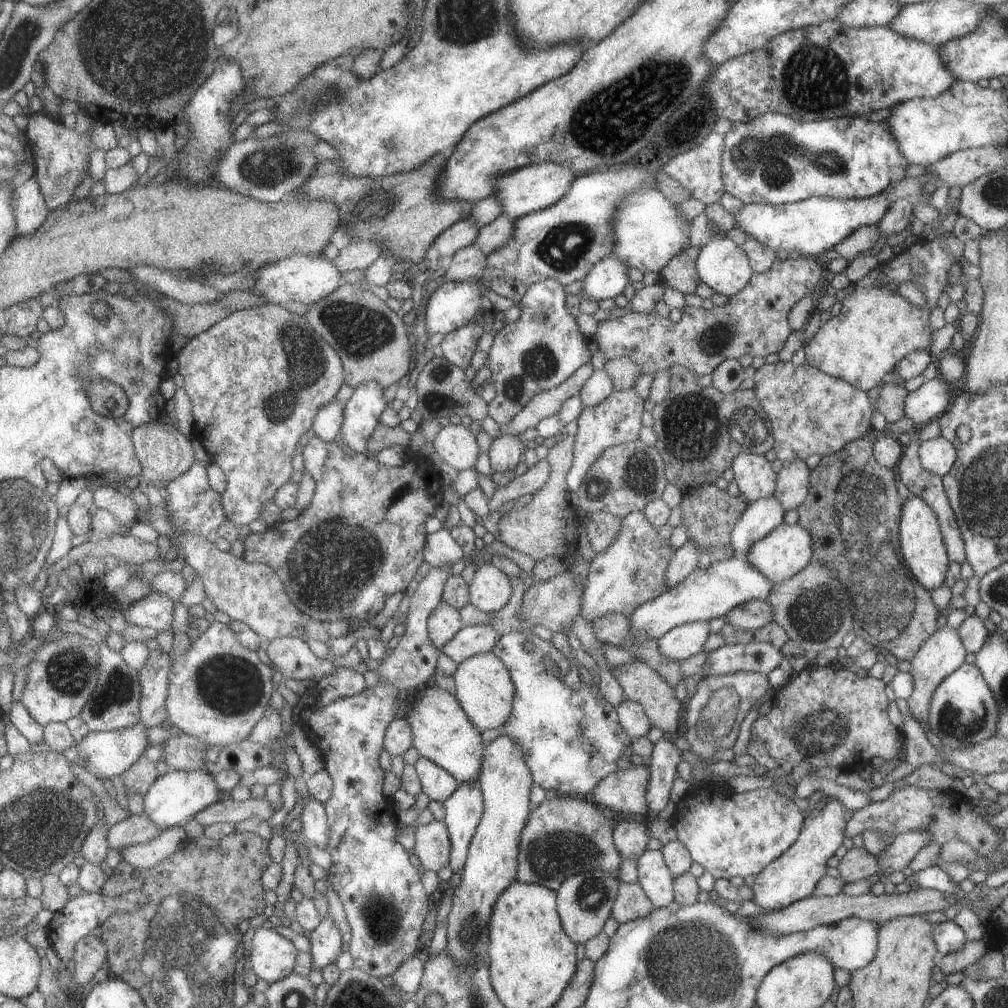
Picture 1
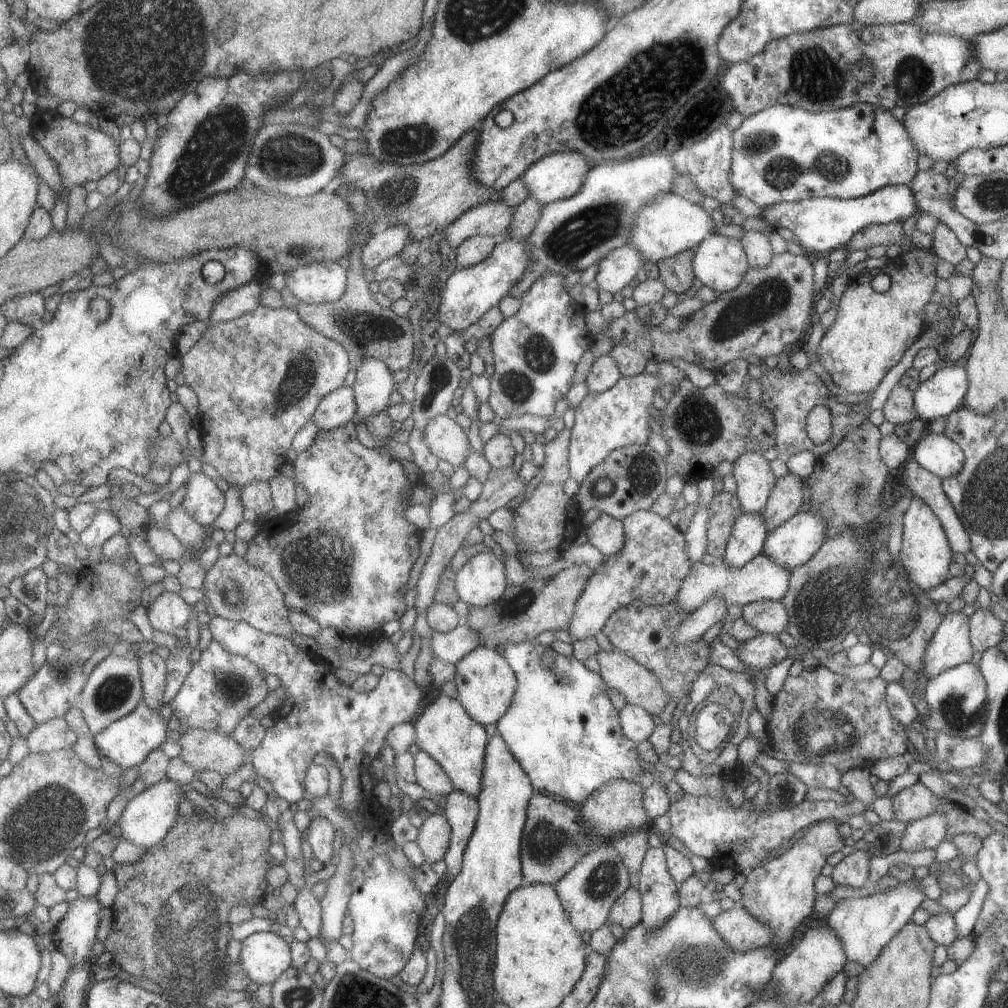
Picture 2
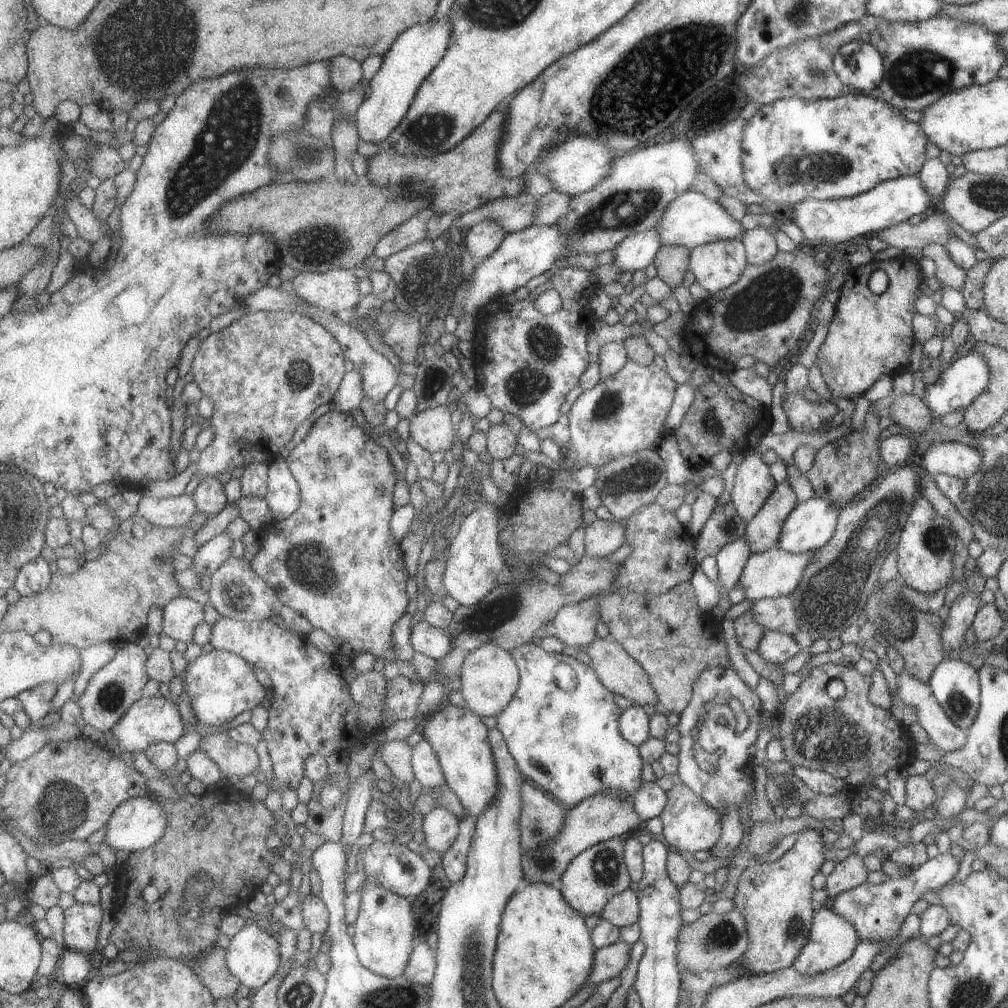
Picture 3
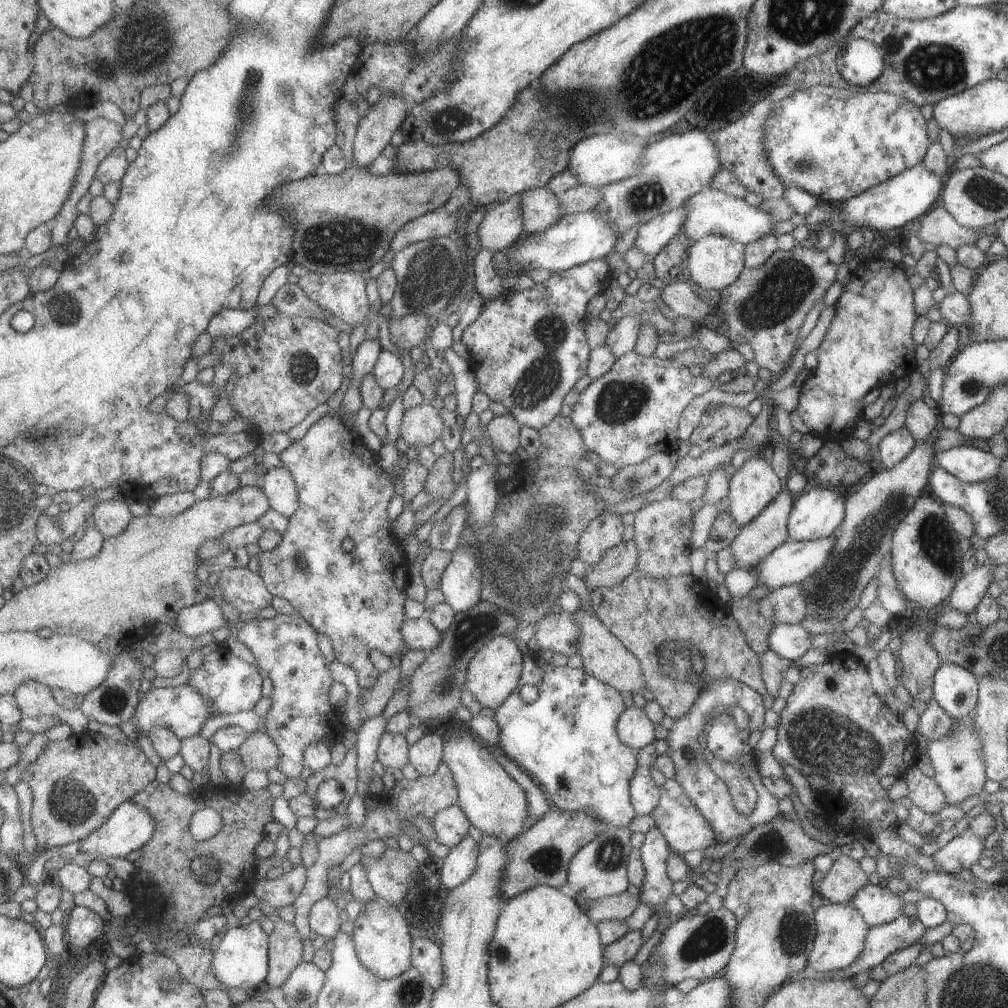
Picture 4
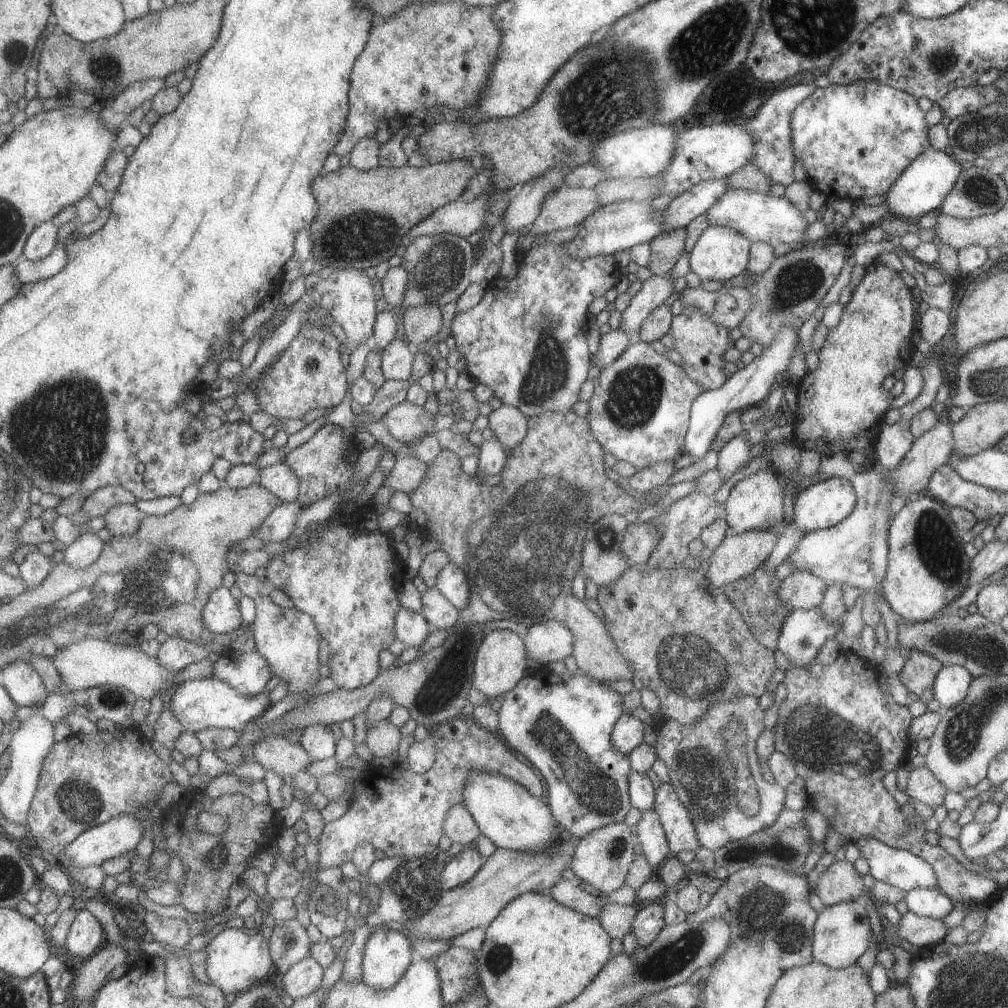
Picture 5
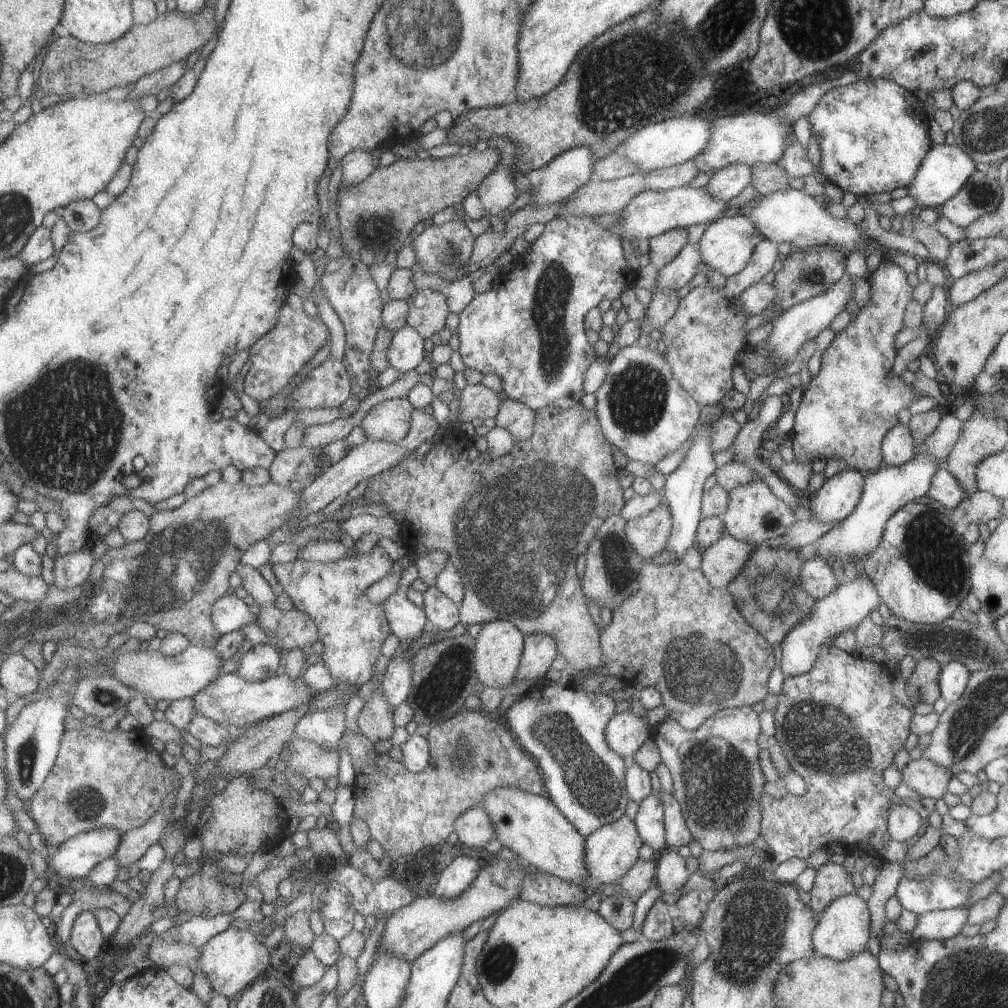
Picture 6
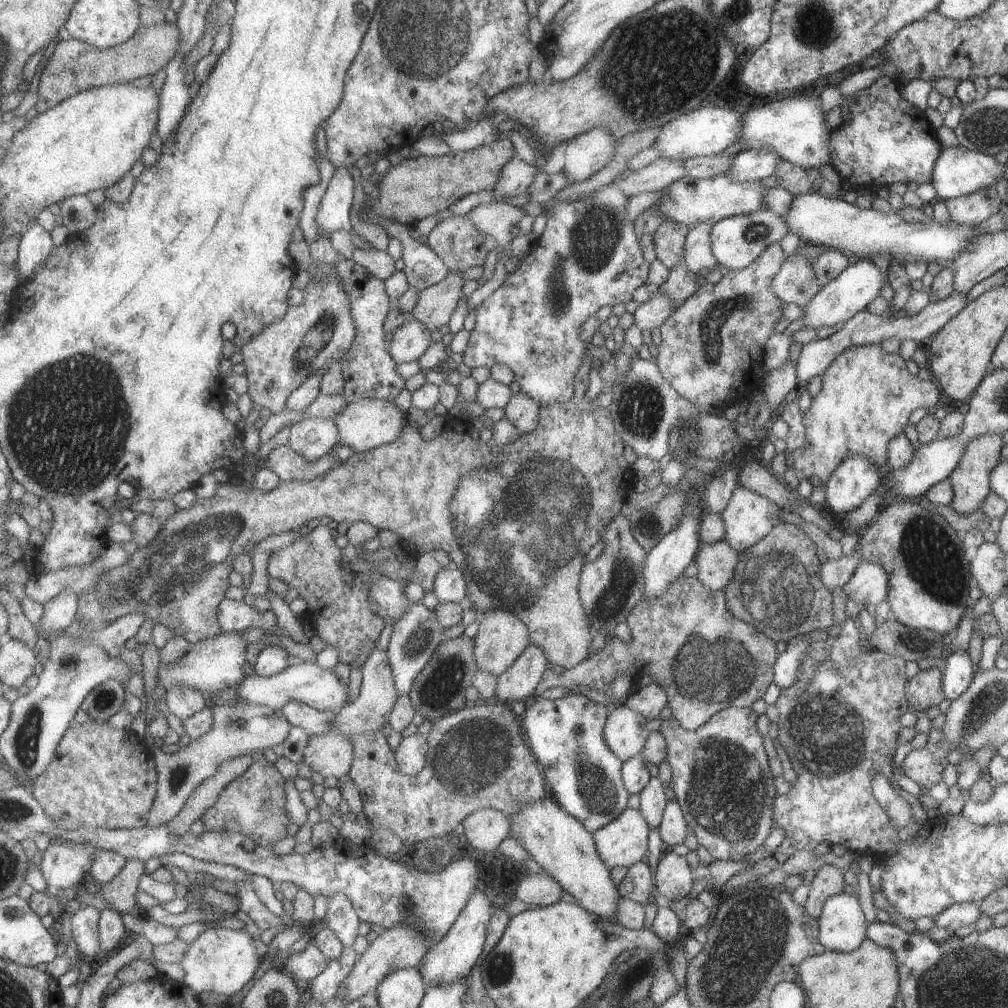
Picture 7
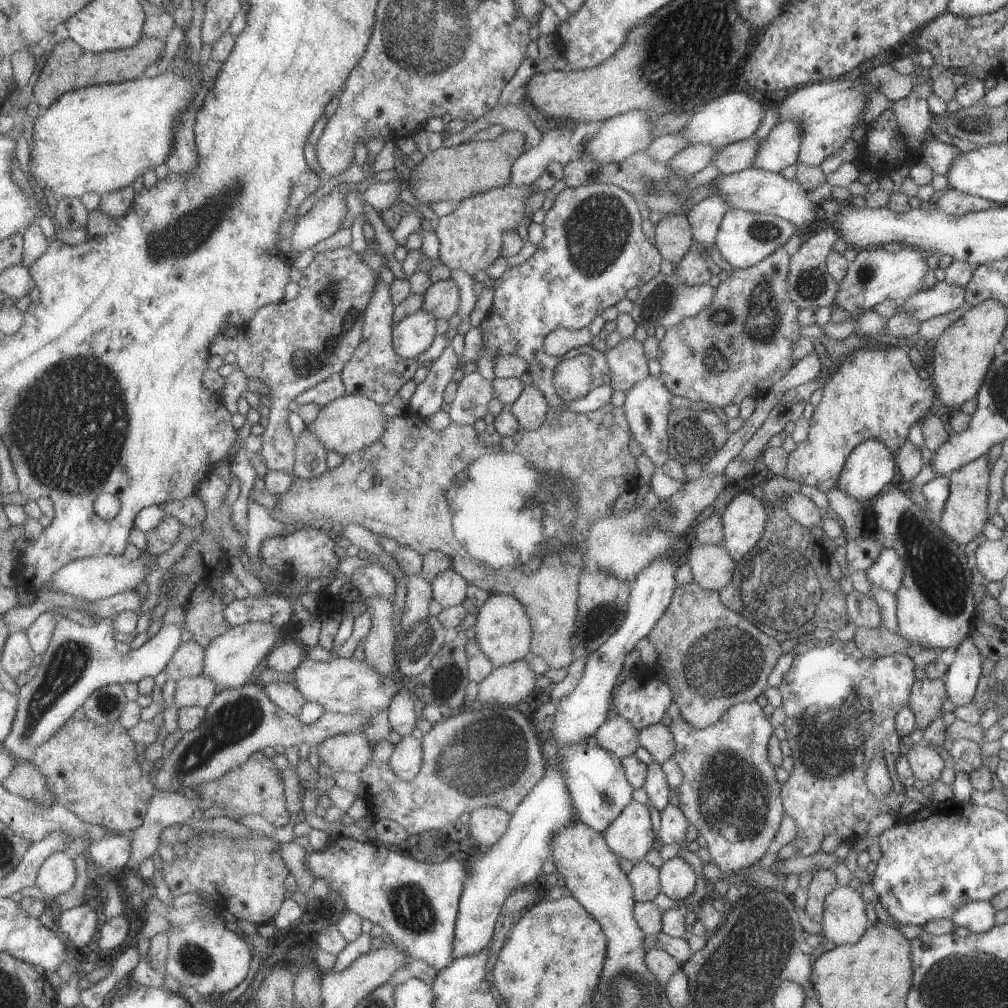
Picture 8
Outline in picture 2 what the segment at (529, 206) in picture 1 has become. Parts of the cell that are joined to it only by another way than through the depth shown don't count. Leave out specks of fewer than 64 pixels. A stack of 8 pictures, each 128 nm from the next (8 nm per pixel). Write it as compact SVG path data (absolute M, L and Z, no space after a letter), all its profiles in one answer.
M563 150L535 162L520 180L527 184L529 198L550 204L579 194L590 168L579 150Z

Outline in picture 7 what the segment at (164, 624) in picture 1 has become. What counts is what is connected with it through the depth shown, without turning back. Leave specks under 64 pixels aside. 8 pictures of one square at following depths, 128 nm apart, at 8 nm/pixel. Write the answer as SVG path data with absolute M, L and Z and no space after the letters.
M227 598L219 607L219 620L225 633L240 632L247 629L270 631L277 627L278 618L275 611L261 611L245 604L242 600L235 601Z

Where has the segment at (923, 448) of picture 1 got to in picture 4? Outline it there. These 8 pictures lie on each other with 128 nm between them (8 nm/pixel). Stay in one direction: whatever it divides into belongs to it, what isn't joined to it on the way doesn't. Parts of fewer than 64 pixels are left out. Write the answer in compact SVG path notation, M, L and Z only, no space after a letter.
M960 445L945 451L937 451L933 467L941 468L960 482L983 482L995 478L1003 470L1003 462L993 454L970 445Z

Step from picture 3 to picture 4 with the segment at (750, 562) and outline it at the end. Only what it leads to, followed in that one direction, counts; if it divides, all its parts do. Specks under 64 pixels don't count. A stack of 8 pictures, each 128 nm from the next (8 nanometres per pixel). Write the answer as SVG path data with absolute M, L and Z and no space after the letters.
M832 535L826 538L817 538L816 540L797 541L788 539L780 546L777 546L771 554L767 554L767 558L763 558L763 562L757 562L757 566L753 566L753 574L757 578L757 585L767 586L770 591L787 584L800 584L813 576L815 572L819 572L827 560L827 556L831 554L833 548Z

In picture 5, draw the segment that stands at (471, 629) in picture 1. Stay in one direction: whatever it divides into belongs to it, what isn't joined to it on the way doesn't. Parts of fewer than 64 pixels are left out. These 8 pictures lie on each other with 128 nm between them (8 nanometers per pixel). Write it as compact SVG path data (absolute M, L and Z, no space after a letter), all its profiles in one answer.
M402 607L395 620L395 630L398 640L405 647L421 646L427 636L433 632L433 625L427 621L421 612L413 612L408 608Z

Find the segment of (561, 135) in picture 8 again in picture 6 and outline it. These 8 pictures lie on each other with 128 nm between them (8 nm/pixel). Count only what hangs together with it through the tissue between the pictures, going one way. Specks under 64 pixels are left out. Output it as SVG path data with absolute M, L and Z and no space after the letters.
M505 169L496 170L482 183L478 196L483 206L483 216L499 216L514 205L519 197L515 181L516 177L513 178Z

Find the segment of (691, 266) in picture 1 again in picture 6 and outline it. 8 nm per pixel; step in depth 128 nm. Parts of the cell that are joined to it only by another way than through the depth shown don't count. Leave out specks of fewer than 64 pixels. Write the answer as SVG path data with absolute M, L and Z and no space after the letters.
M675 228L649 239L650 264L655 269L666 266L686 246L687 230Z

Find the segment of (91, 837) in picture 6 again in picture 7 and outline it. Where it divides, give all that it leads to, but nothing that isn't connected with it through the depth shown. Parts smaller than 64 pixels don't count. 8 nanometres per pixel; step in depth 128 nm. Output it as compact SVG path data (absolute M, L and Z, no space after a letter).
M53 841L43 852L41 865L41 869L44 872L44 880L47 882L49 889L59 892L64 888L71 888L71 886L79 884L85 878L85 874L91 872L96 859L96 853L99 850L103 849L98 849L89 843Z

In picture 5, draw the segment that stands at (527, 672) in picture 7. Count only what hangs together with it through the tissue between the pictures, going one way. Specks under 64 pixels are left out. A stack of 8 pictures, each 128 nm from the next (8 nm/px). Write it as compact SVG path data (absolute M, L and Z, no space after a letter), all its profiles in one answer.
M547 620L529 628L524 640L532 668L563 661L575 651L573 632L559 620Z

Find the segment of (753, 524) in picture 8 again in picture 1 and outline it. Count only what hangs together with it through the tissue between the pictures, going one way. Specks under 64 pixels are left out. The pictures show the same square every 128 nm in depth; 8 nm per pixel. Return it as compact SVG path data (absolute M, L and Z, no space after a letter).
M740 453L731 462L734 482L748 505L755 500L771 497L775 489L776 473L763 455Z

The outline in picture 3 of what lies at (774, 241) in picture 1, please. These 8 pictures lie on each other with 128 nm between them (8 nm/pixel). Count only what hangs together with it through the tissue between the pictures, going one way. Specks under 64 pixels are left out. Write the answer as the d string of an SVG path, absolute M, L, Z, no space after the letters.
M917 176L899 177L876 184L868 191L852 197L827 199L824 201L805 199L791 205L791 217L800 228L803 239L816 250L828 250L833 244L867 236L890 226L907 221L913 214L921 214L931 201L920 178Z

